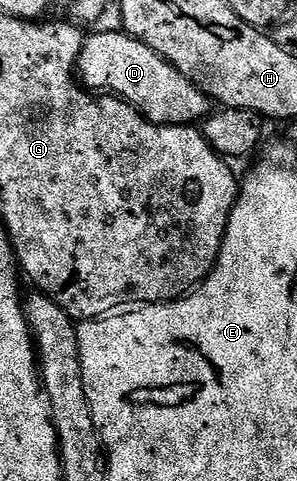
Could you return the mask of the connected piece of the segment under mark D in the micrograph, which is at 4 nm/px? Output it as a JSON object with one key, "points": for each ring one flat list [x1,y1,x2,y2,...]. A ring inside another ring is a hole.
{"points":[[122,29,116,31,99,31,96,35,88,34,83,40,83,48,79,54,77,75,84,88,95,93,114,95,117,99,124,99,130,107,136,107,150,123,157,123,160,127,186,127,198,124,209,114,209,100,193,81,189,81,169,61,165,61,153,49]]}

